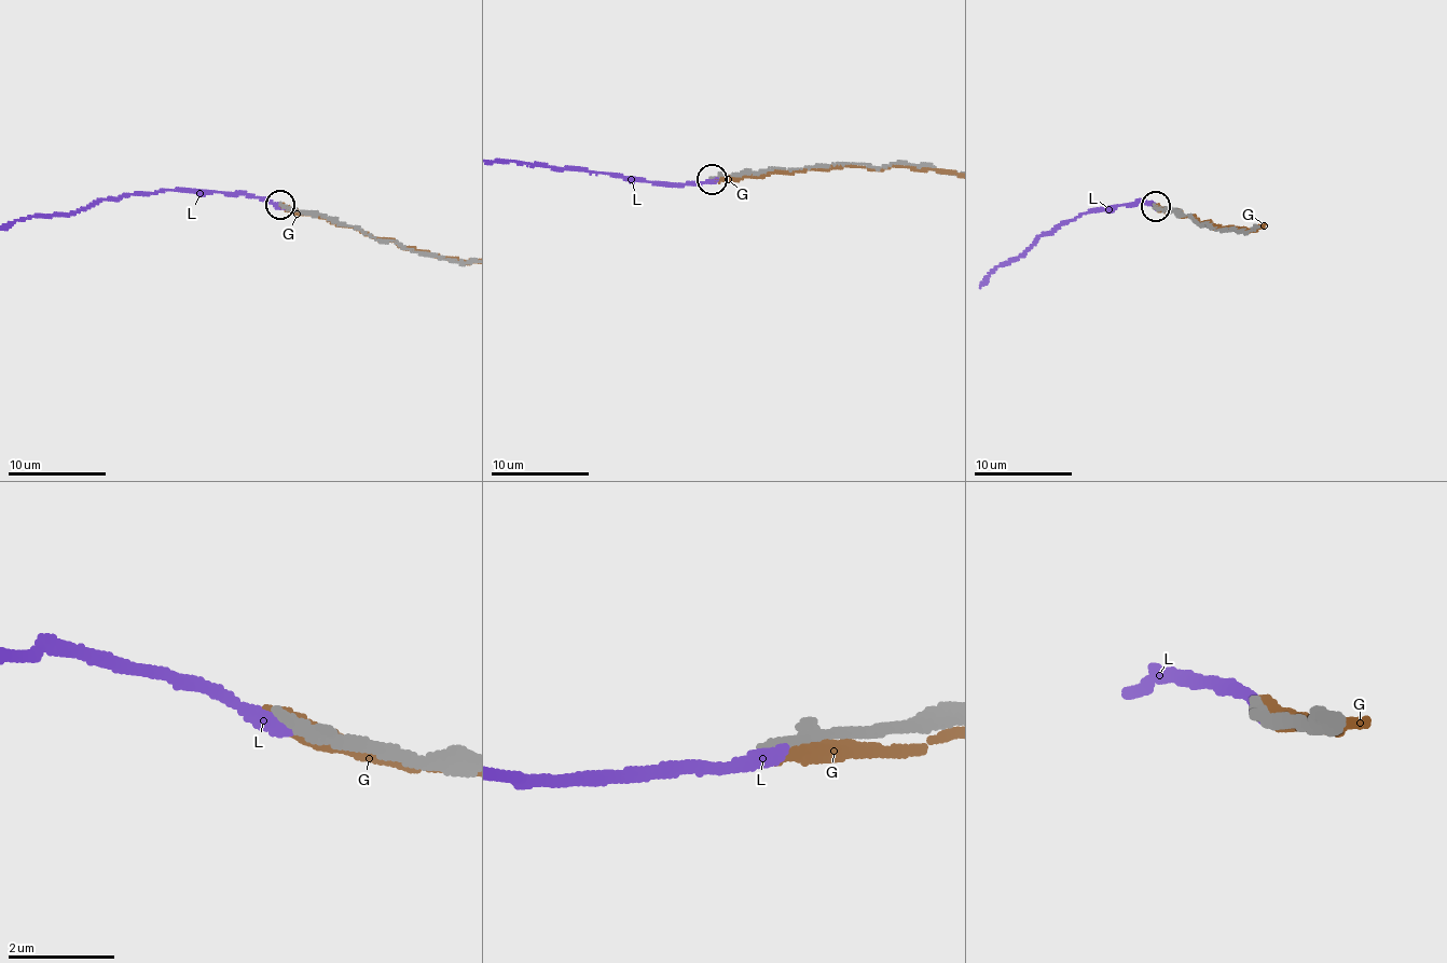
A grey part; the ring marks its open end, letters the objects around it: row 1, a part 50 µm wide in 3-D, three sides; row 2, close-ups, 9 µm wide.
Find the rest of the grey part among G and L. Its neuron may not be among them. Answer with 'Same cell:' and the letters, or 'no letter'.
Same cell: no letter

